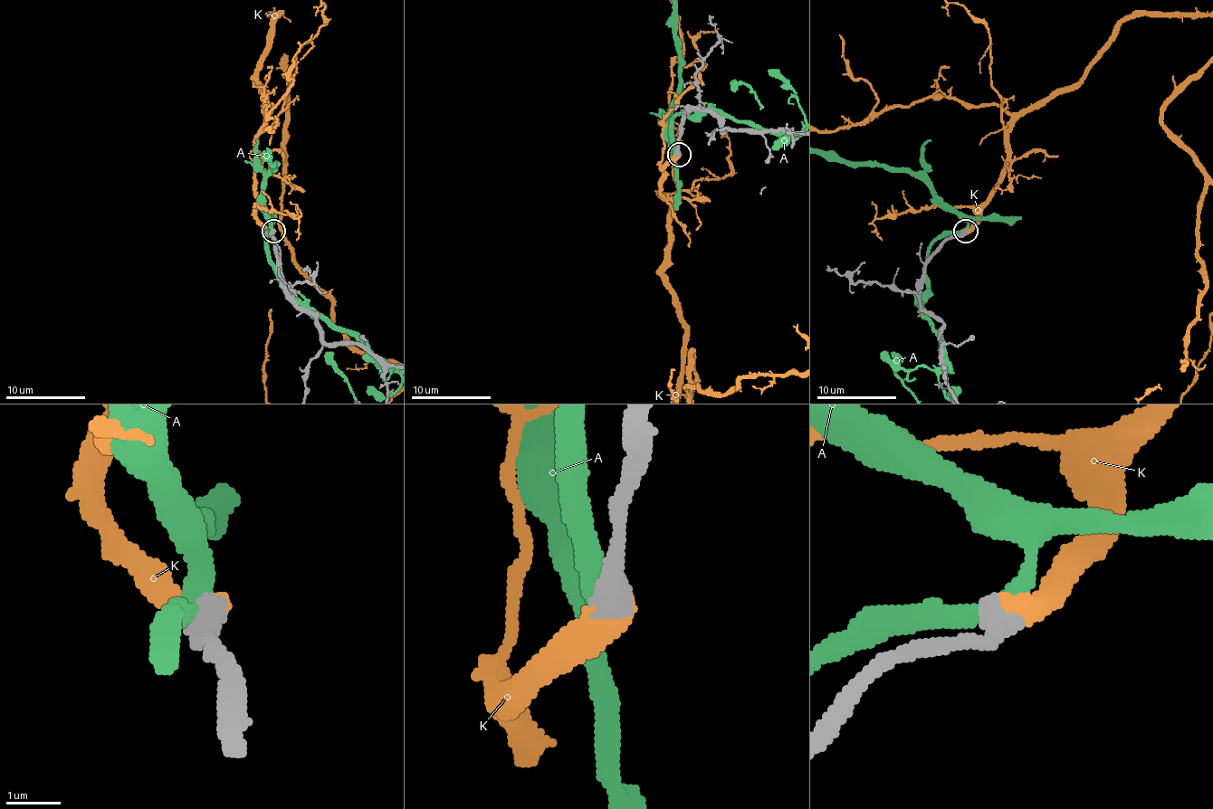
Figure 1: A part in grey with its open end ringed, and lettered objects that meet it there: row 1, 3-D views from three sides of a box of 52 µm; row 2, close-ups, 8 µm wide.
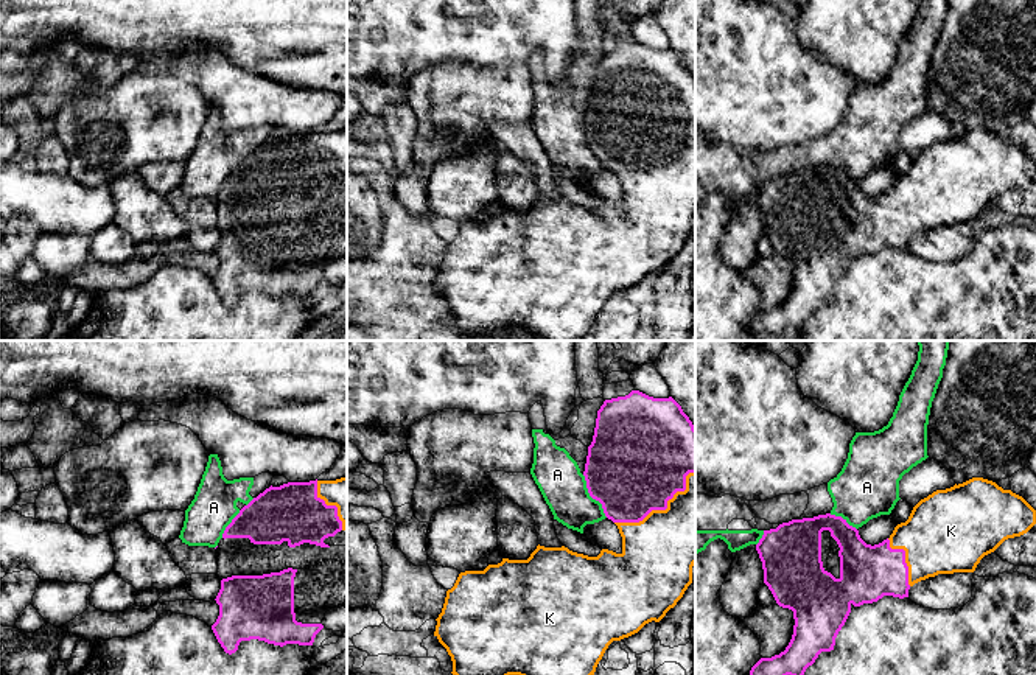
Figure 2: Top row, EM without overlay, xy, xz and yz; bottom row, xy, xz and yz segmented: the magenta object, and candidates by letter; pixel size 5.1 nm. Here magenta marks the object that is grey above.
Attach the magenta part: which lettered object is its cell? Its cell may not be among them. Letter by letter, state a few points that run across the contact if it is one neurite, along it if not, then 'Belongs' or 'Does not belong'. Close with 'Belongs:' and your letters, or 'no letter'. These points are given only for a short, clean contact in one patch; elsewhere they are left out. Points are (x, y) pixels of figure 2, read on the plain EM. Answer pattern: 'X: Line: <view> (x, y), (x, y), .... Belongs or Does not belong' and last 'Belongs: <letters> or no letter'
A: Does not belong
K: Belongs
Belongs: K

